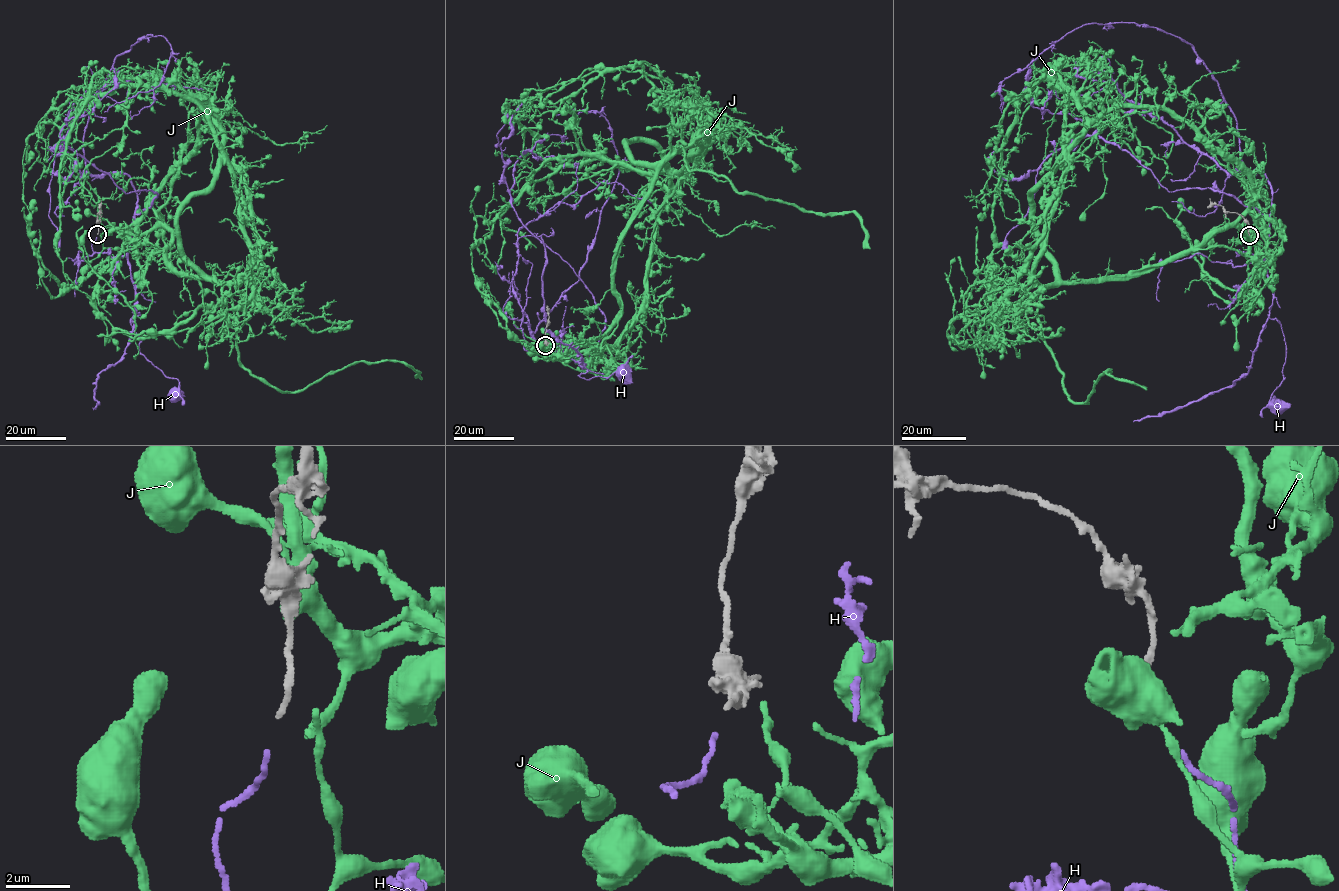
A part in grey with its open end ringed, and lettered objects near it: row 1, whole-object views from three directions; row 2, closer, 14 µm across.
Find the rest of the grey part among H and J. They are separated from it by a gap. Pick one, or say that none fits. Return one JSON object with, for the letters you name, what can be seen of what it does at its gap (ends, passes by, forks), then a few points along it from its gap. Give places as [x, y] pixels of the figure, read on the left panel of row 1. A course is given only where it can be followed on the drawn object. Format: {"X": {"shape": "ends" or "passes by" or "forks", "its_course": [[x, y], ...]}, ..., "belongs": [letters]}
{"H": {"shape": "ends", "its_course": [[96, 237], [94, 252], [127, 258], [138, 314], [131, 318], [132, 328], [139, 351], [178, 380], [175, 395]]}, "belongs": ["H"]}

